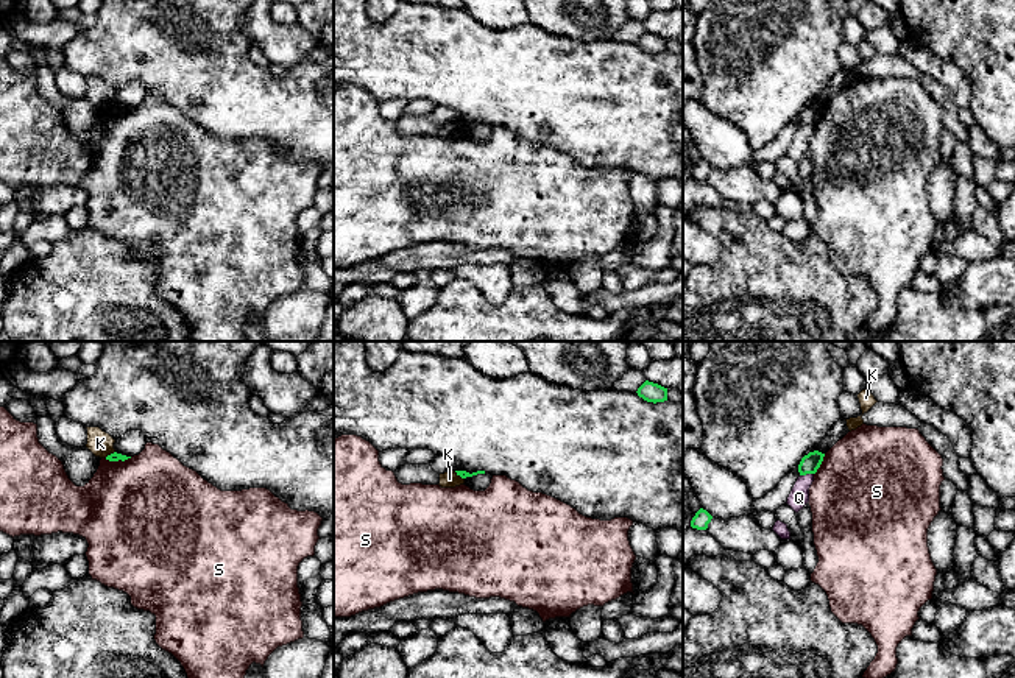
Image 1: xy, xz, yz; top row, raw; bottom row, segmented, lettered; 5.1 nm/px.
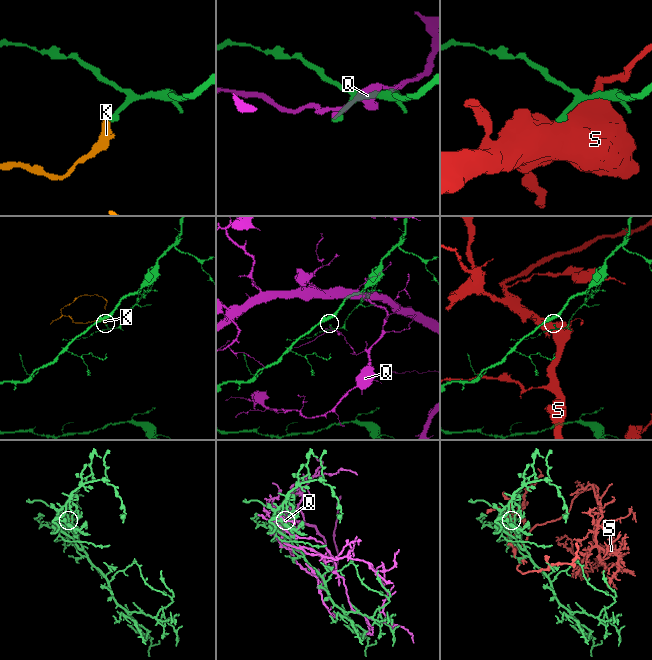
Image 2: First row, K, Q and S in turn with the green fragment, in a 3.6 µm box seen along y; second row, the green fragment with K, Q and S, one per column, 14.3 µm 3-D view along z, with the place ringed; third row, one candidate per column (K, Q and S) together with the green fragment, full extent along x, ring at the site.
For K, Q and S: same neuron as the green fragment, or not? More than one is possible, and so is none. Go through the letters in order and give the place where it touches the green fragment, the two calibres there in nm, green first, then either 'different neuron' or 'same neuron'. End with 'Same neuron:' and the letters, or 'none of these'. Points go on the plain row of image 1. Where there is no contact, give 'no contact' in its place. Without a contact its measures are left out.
K: contact xz (459, 125); calibres 50 and 90 nm; different neuron
Q: contact yz (806, 123); calibres 100 and 100 nm; different neuron
S: contact yz (820, 114); calibres 100 and 500 nm; different neuron
Same neuron: none of these

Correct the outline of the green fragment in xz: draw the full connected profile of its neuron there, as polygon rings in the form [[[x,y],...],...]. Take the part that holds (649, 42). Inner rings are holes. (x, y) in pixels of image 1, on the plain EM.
[[[645,31],[639,39],[638,39],[638,47],[642,48],[644,51],[647,53],[664,53],[667,51],[667,39],[658,36],[658,34],[653,34],[653,33],[649,33]]]

